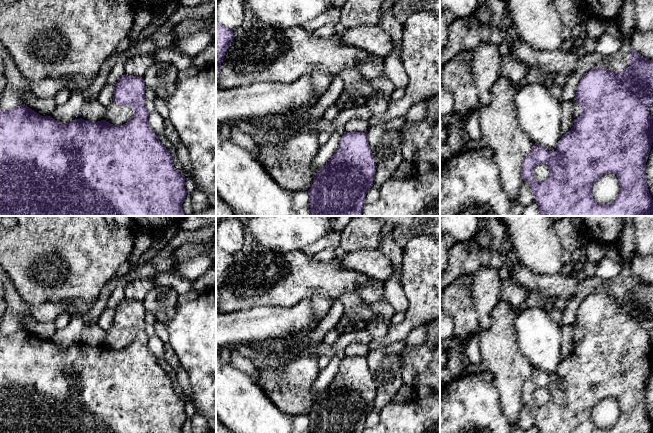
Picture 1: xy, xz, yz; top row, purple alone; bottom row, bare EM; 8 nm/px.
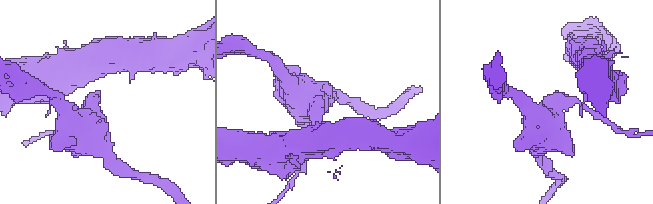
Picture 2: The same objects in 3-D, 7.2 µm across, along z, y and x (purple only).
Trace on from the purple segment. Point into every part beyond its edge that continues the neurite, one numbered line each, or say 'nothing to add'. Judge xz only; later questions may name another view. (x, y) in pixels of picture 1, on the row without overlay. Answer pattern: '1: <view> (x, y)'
1: xz (356, 349)

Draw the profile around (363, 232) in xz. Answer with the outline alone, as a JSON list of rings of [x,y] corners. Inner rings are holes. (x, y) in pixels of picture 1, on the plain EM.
[[[354,216],[341,232],[339,246],[345,253],[379,249],[383,226],[376,216]]]

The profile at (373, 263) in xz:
[[[380,249],[348,252],[340,261],[345,269],[365,274],[371,280],[384,282],[394,272],[393,264]]]

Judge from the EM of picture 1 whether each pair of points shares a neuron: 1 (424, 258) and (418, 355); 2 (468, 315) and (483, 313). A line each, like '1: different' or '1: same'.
1: different
2: different

